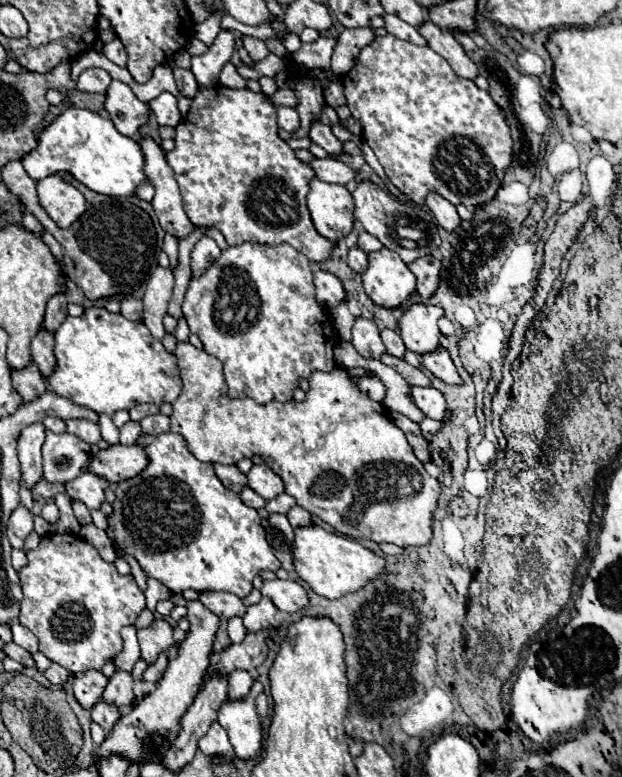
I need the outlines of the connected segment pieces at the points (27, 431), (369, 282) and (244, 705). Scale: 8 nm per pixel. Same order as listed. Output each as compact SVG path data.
M34 423L22 429L18 437L18 459L22 469L22 481L28 489L32 489L38 481L42 481L42 443L44 443L44 427L42 423Z
M390 249L368 253L368 269L362 273L368 297L382 307L400 307L416 291L416 279L406 263Z
M256 681L244 699L226 699L218 711L218 723L226 729L236 757L252 759L262 747L262 727L256 713L256 697L262 685Z

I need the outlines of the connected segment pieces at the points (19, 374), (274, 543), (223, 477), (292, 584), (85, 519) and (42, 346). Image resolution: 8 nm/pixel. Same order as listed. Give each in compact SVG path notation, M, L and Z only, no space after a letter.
M34 363L24 367L22 371L12 371L12 387L20 393L24 403L32 403L32 399L44 395L46 383Z
M268 515L268 527L266 527L266 539L268 545L272 547L272 553L276 555L276 559L282 563L282 567L292 573L292 539L294 539L294 529L290 527L286 515Z
M214 463L214 471L216 471L218 479L224 483L224 487L228 487L230 491L240 493L242 487L246 485L246 475L242 475L236 469L236 465L220 465L220 463Z
M292 579L264 581L260 591L264 597L268 597L276 605L276 609L286 611L286 613L296 613L308 605L308 597L306 597L304 587Z
M72 499L72 509L74 509L74 515L76 515L76 519L80 521L80 525L88 525L88 523L92 523L90 511L84 507L84 503Z
M40 327L40 331L36 333L36 337L30 343L30 349L32 349L34 363L40 367L40 371L44 375L50 375L54 369L54 363L56 363L52 347L54 347L54 335L48 329Z

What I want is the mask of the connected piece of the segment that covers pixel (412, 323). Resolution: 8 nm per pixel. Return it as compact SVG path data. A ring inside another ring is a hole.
M414 303L410 305L404 315L398 319L398 333L406 345L406 349L414 351L416 355L424 355L440 347L438 343L438 319L444 311L436 305Z

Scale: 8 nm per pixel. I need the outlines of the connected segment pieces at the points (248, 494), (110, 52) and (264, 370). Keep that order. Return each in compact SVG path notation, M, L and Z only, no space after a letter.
M244 487L244 491L240 493L240 499L242 499L244 505L248 505L252 509L260 509L260 507L266 505L266 501L258 493L254 493L250 487Z
M114 39L112 43L106 43L102 53L104 53L112 63L116 63L118 67L126 67L126 63L128 63L128 57L126 57L126 51L124 51L120 39Z
M242 243L228 247L222 255L200 275L192 277L182 303L184 319L194 335L204 343L204 351L224 363L224 377L230 397L250 397L258 405L270 401L292 401L300 379L308 379L312 371L332 371L336 333L332 339L332 325L324 309L316 301L310 261L294 247L280 243L268 247L264 243Z

